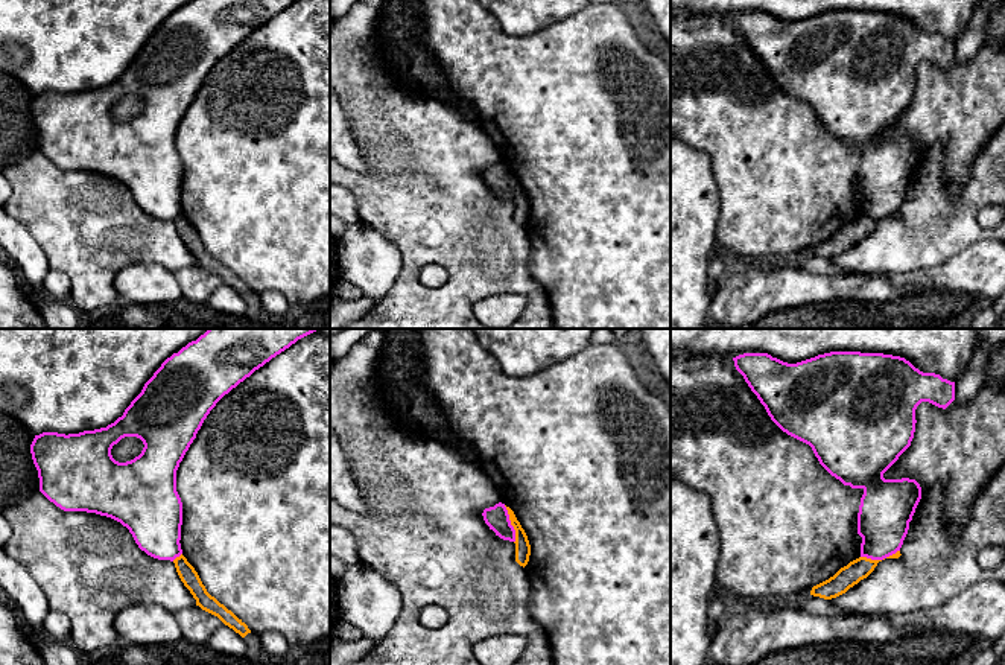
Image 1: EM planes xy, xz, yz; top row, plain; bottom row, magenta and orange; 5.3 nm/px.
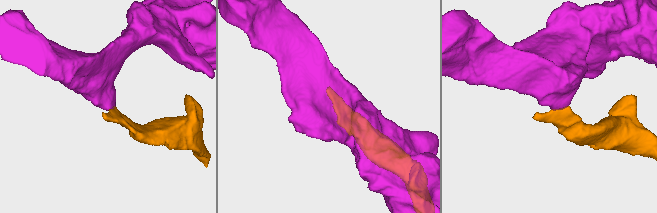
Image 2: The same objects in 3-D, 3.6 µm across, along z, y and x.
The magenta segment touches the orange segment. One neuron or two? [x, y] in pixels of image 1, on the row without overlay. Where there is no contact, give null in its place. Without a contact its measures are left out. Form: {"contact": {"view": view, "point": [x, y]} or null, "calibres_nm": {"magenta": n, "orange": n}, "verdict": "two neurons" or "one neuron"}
{"contact": {"view": "yz", "point": [879, 218]}, "calibres_nm": {"magenta": 280, "orange": 120}, "verdict": "two neurons"}

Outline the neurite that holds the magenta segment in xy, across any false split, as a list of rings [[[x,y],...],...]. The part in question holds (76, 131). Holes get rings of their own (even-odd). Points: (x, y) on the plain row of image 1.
[[[192,0],[178,12],[167,17],[141,52],[125,68],[123,75],[106,87],[79,93],[43,91],[30,103],[33,123],[38,129],[40,151],[64,170],[87,170],[111,177],[129,189],[135,202],[147,215],[173,221],[182,213],[181,184],[182,161],[176,151],[176,129],[190,103],[196,97],[204,79],[216,62],[263,26],[272,17],[296,0]],[[125,96],[137,96],[144,107],[131,120],[119,122],[111,108]]]

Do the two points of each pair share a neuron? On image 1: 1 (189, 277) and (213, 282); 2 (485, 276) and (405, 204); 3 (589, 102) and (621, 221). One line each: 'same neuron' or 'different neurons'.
1: same neuron
2: same neuron
3: same neuron

